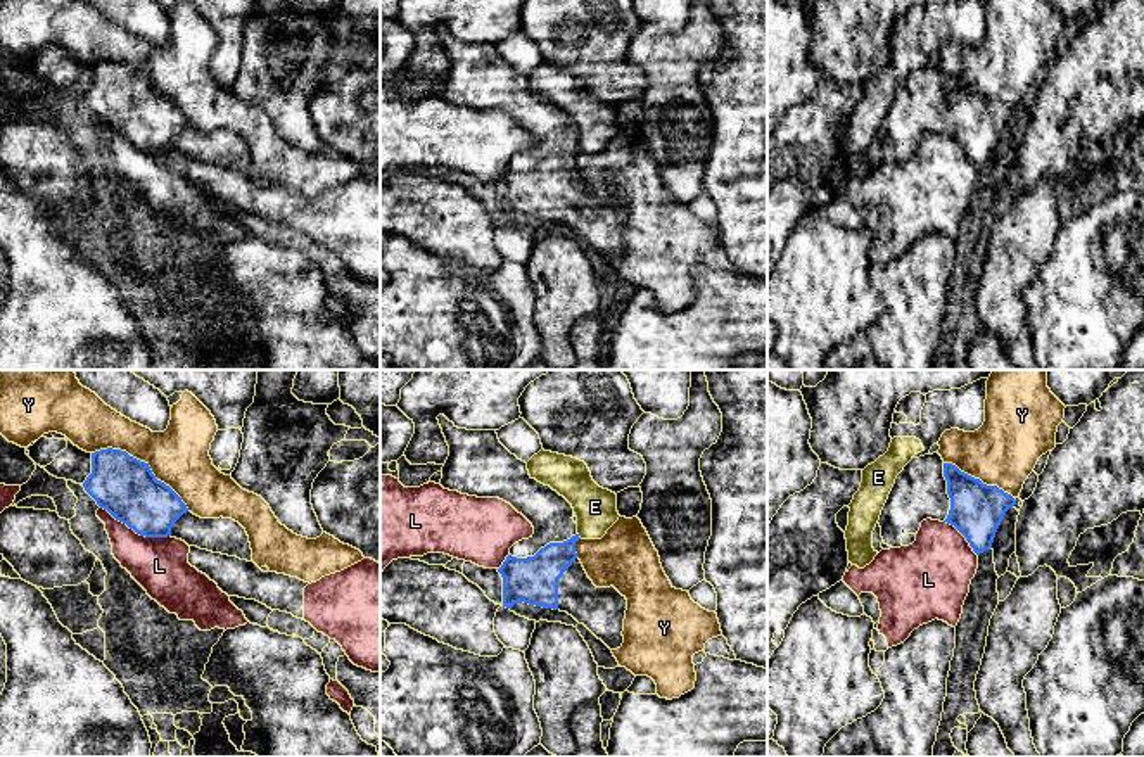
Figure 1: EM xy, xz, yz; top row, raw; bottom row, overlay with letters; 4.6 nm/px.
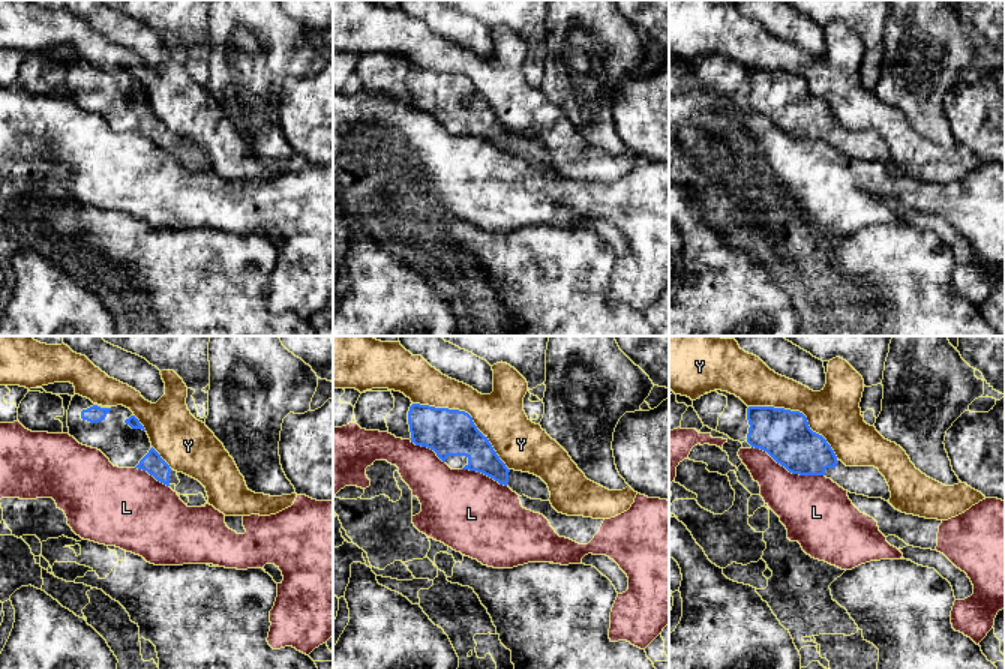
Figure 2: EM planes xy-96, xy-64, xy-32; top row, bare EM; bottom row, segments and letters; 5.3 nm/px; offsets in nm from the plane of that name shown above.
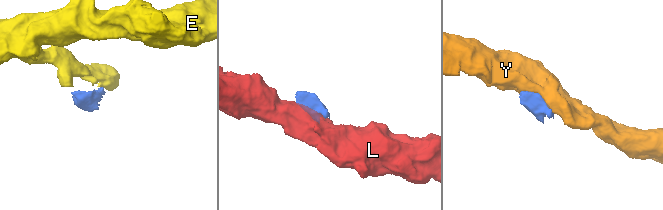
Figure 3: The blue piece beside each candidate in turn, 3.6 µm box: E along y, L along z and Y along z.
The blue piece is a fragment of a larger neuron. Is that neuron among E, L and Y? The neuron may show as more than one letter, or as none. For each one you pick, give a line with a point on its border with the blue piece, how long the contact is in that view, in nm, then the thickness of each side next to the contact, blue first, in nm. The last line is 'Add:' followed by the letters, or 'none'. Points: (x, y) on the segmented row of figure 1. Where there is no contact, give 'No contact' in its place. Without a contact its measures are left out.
Add: none

